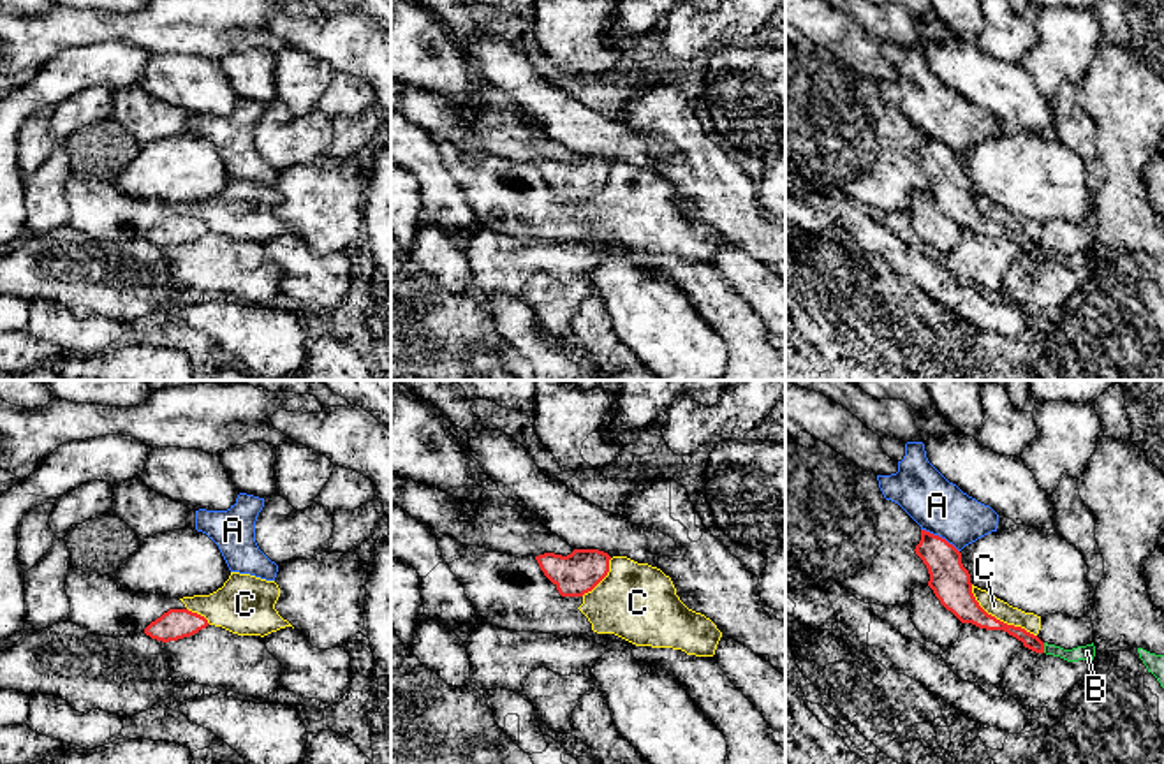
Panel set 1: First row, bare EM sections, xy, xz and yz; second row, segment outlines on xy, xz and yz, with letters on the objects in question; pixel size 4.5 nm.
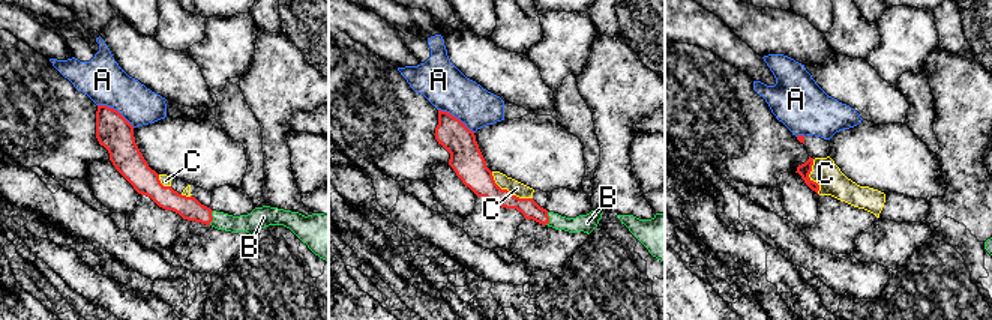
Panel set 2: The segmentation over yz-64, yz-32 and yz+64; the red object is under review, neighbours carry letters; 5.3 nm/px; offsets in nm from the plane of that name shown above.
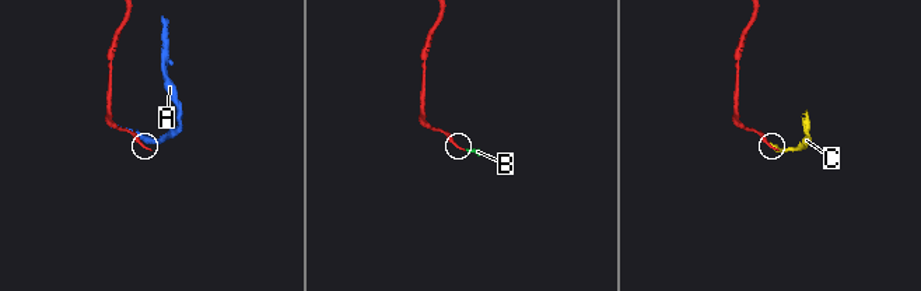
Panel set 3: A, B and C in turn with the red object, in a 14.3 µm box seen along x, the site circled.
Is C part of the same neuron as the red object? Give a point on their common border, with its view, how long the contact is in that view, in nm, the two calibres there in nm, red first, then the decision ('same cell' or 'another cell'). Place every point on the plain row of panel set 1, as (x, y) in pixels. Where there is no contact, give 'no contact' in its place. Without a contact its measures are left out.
contact yz (999, 226); length 380 nm; calibres 160 and 90 nm; another cell

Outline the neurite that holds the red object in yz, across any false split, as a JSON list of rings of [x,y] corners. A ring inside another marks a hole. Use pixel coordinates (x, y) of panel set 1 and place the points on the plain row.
[[[921,136],[921,146],[914,157],[928,174],[928,192],[933,195],[940,209],[961,229],[972,229],[986,236],[1004,236],[1035,259],[1060,262],[1067,268],[1094,266],[1094,248],[1064,255],[1060,252],[1042,248],[1037,241],[1021,232],[1007,231],[988,220],[972,199],[970,180],[961,169],[961,158],[946,144]]]

